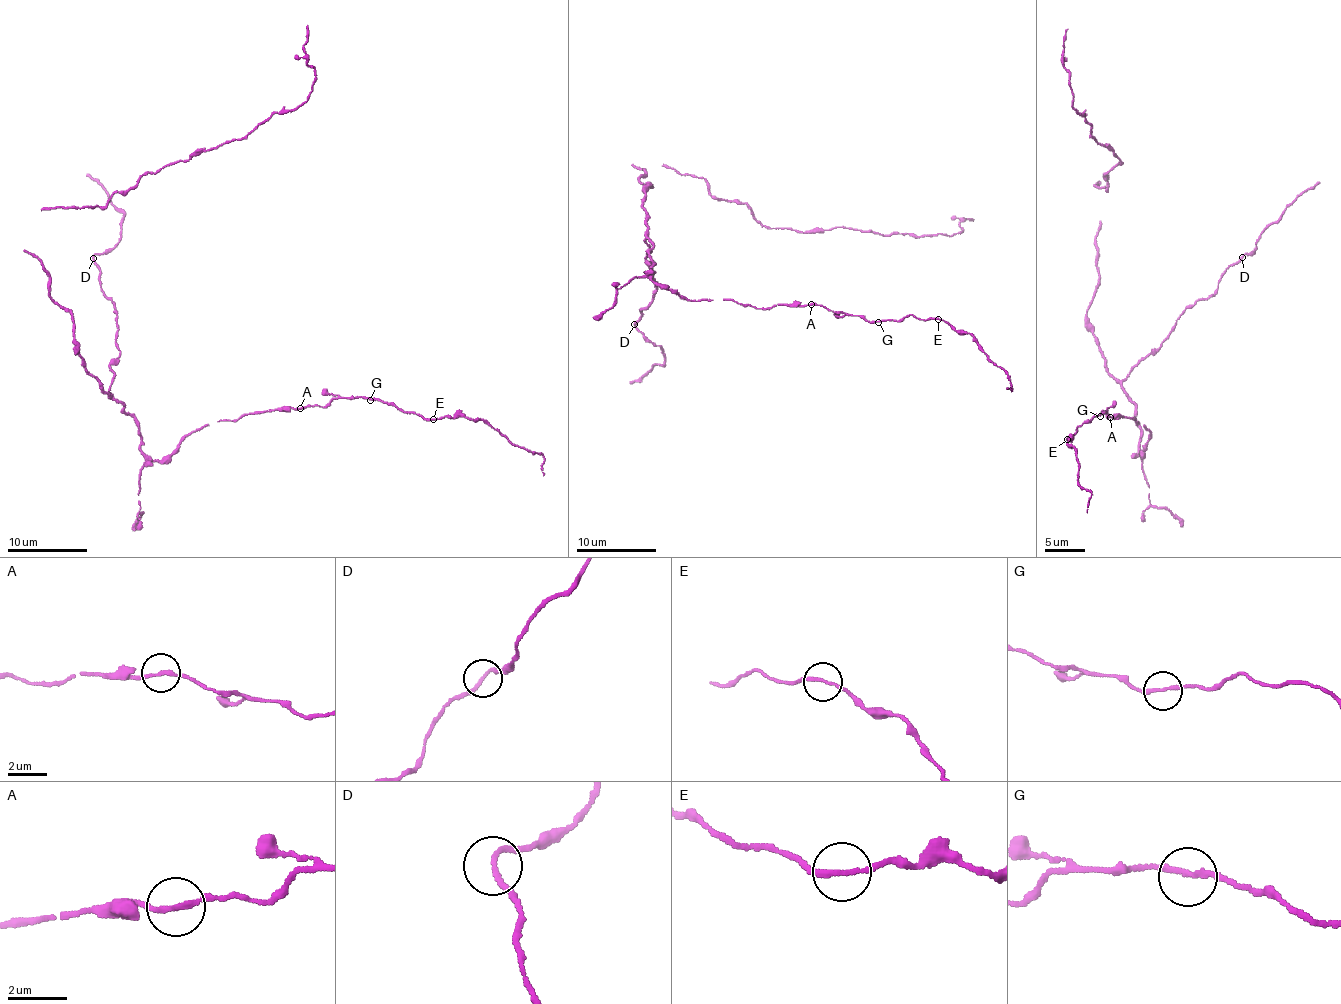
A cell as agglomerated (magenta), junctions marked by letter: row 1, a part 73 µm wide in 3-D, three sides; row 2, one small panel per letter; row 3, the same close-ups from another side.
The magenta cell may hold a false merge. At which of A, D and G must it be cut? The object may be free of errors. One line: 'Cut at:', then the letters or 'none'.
Cut at: none

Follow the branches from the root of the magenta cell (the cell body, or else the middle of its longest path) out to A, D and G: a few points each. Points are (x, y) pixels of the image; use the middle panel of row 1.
A: (644, 208), (653, 266), (645, 273), (659, 285), (689, 301), (736, 301), (769, 309), (776, 305), (810, 304)
D: (644, 208), (651, 252), (646, 263), (655, 271), (657, 289), (634, 324)
G: (644, 208), (653, 266), (645, 273), (689, 301), (736, 301), (769, 309), (822, 304), (879, 322)

